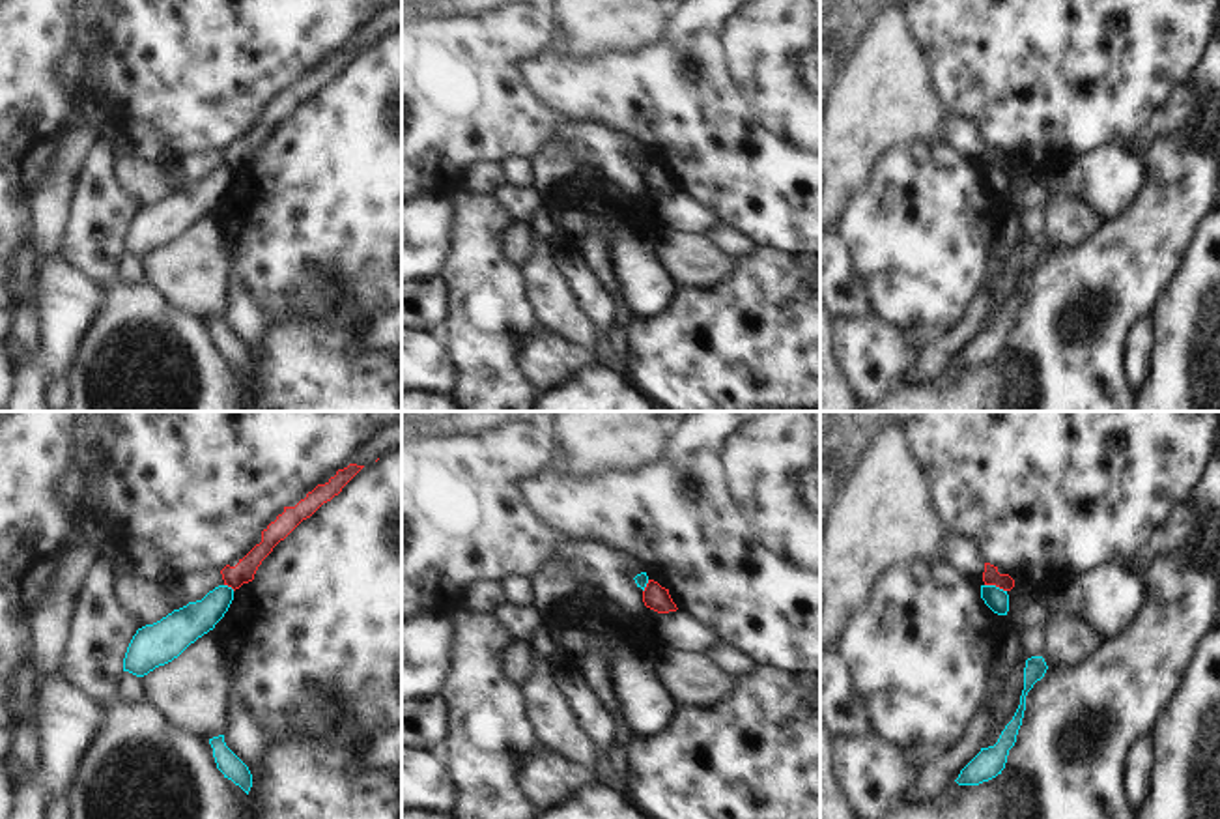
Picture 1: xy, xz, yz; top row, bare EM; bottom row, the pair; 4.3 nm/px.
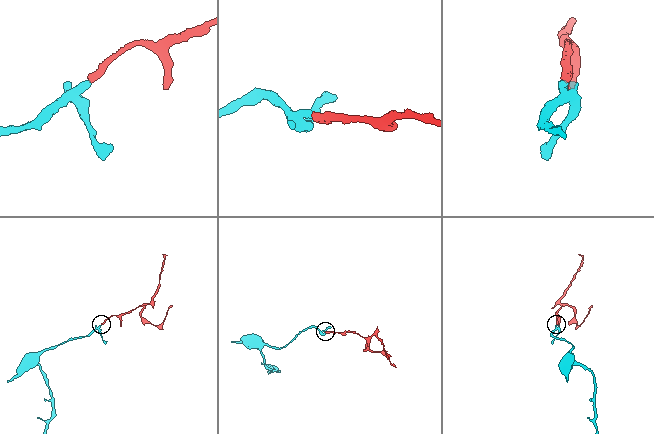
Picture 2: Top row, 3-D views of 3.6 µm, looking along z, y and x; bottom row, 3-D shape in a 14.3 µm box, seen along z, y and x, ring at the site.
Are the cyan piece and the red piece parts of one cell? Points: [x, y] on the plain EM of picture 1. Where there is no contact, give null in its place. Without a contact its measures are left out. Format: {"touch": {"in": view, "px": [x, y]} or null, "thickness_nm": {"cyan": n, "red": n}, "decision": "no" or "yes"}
{"touch": {"in": "yz", "px": [994, 167]}, "thickness_nm": {"cyan": 100, "red": 80}, "decision": "no"}

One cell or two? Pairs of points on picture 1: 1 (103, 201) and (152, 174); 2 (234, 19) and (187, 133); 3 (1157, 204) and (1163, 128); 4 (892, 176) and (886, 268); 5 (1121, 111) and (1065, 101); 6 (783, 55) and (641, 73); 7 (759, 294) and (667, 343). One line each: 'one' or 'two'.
1: two
2: one
3: two
4: one
5: one
6: one
7: one

